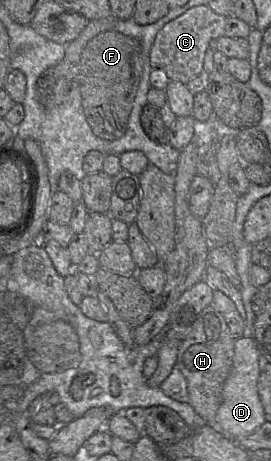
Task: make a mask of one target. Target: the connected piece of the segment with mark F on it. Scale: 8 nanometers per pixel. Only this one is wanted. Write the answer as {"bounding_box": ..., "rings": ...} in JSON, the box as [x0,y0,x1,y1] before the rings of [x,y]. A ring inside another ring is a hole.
{"bounding_box":[77,30,143,140],"rings":[[[109,30],[88,42],[77,66],[77,85],[87,123],[95,134],[109,140],[123,135],[142,75],[143,49],[138,39]]]}

